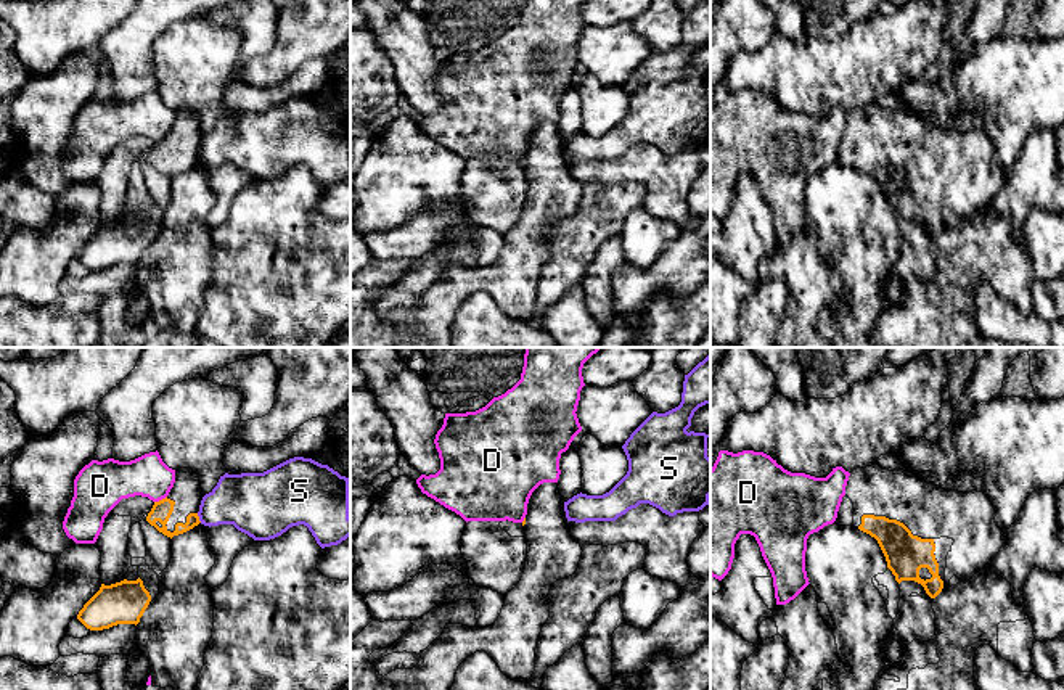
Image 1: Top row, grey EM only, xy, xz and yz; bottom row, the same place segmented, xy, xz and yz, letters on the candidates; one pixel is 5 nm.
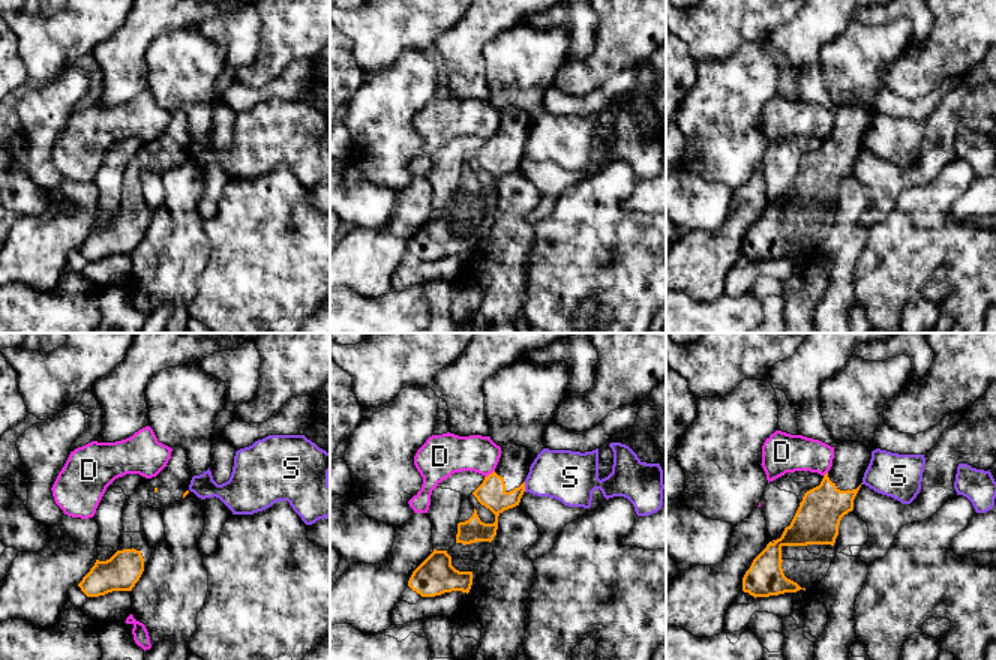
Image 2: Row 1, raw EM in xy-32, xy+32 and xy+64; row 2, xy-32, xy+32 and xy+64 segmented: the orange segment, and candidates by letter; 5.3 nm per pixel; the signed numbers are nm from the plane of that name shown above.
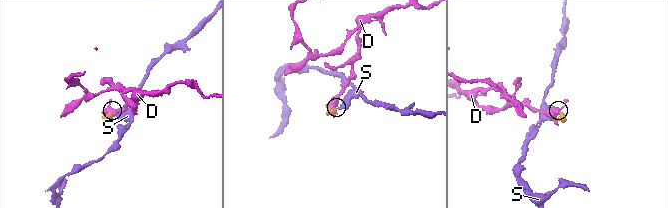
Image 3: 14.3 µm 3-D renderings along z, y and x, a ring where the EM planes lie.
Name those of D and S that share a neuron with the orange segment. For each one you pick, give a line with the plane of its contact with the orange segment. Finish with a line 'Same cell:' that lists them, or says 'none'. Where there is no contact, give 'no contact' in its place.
Same cell: none

